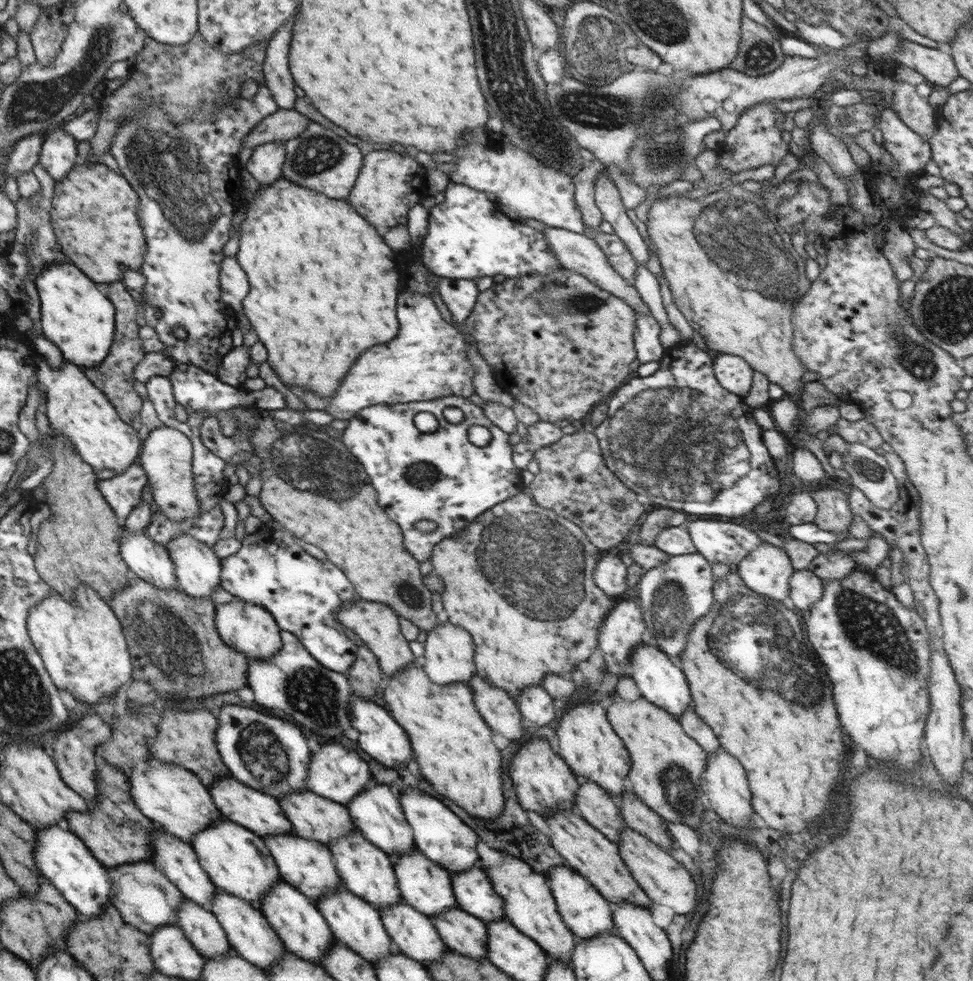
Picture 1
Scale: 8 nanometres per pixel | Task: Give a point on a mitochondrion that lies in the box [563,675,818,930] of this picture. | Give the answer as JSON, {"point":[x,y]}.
{"point":[676,781]}

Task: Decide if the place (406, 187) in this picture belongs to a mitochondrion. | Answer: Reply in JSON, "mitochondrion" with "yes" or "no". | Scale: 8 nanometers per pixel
{"mitochondrion":"no"}

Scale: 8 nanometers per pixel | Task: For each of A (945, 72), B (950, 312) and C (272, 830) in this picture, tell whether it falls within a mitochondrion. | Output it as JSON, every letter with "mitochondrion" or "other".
{"A":"other","B":"mitochondrion","C":"other"}

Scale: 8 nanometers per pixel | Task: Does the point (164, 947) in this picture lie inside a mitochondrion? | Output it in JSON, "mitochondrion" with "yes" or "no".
{"mitochondrion":"no"}

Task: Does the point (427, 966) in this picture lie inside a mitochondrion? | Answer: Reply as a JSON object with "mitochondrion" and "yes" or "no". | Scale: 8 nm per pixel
{"mitochondrion":"no"}

